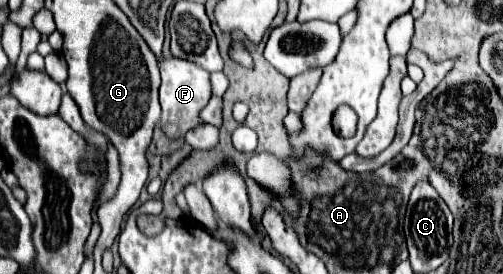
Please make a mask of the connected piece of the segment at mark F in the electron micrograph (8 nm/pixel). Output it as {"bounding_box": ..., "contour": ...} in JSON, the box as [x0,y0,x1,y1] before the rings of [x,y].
{"bounding_box":[159,59,211,137],"contour":[[[163,59],[161,61],[161,87],[159,87],[159,99],[161,99],[161,127],[169,137],[183,137],[189,129],[201,125],[199,111],[207,105],[211,99],[211,85],[209,85],[209,73],[201,69],[199,65],[193,65],[185,59]]]}

